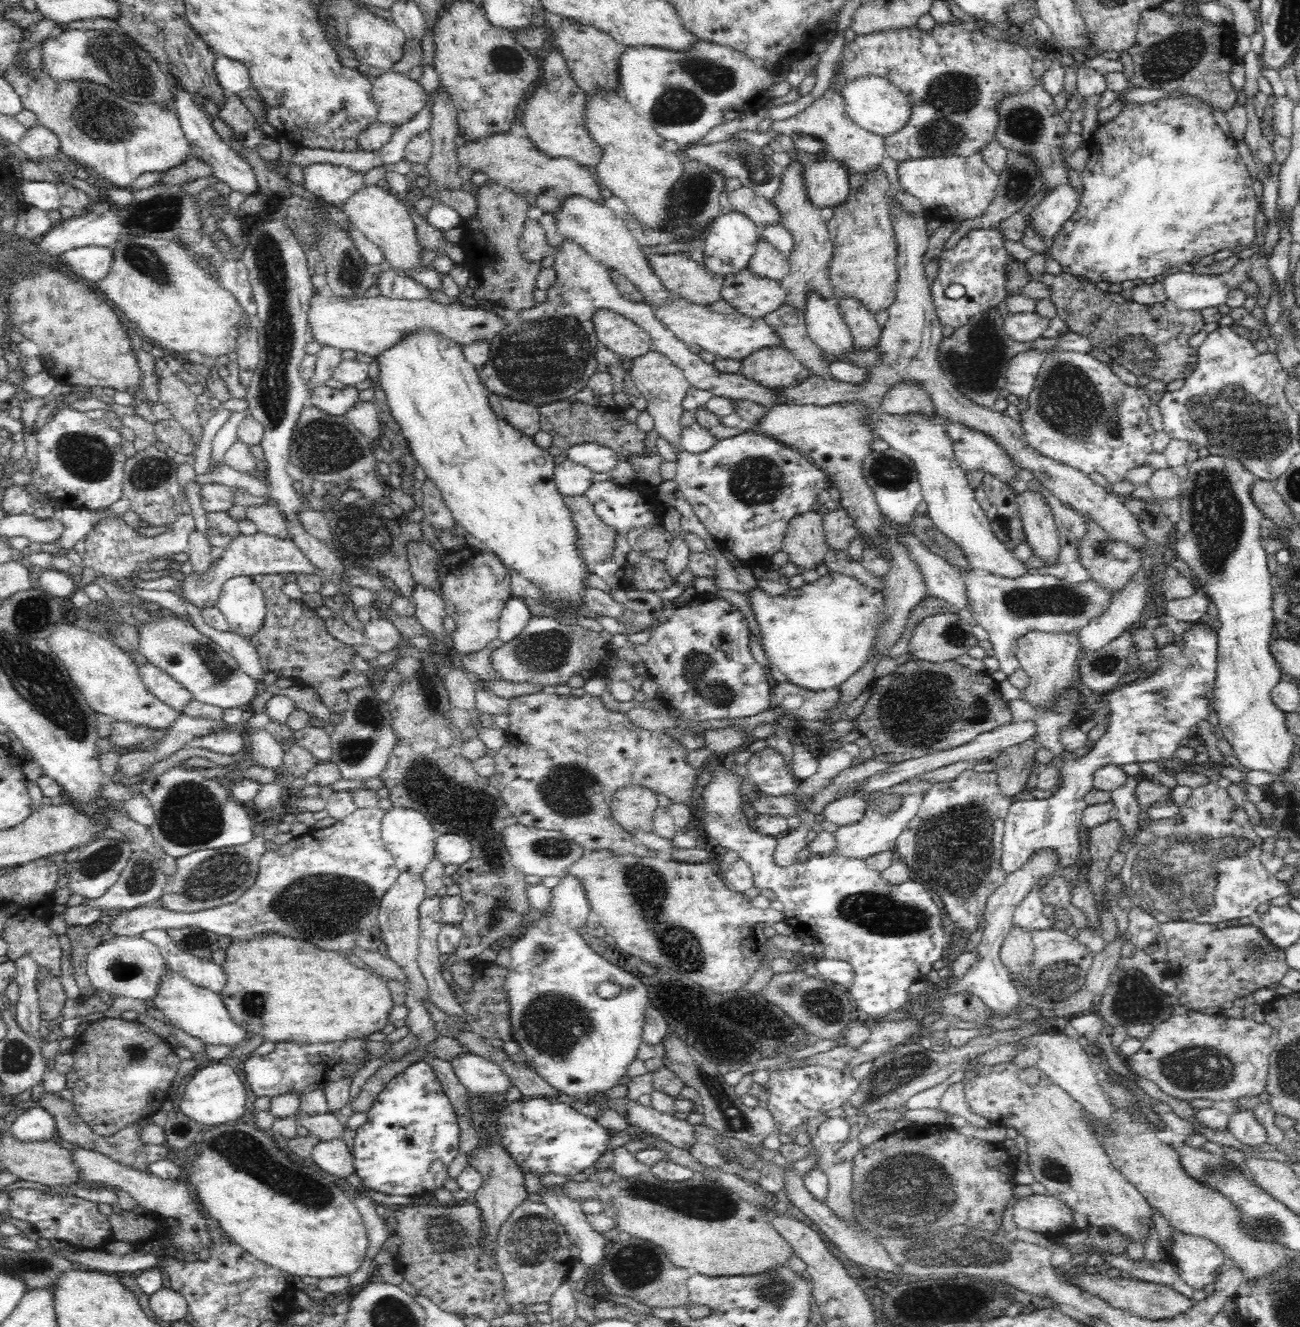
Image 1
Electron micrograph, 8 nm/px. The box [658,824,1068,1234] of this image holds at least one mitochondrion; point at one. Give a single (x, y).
(878, 913)

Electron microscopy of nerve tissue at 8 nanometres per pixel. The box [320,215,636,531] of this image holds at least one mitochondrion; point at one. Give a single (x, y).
(564, 339)

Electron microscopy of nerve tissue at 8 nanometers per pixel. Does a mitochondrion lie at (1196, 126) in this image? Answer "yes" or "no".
no

